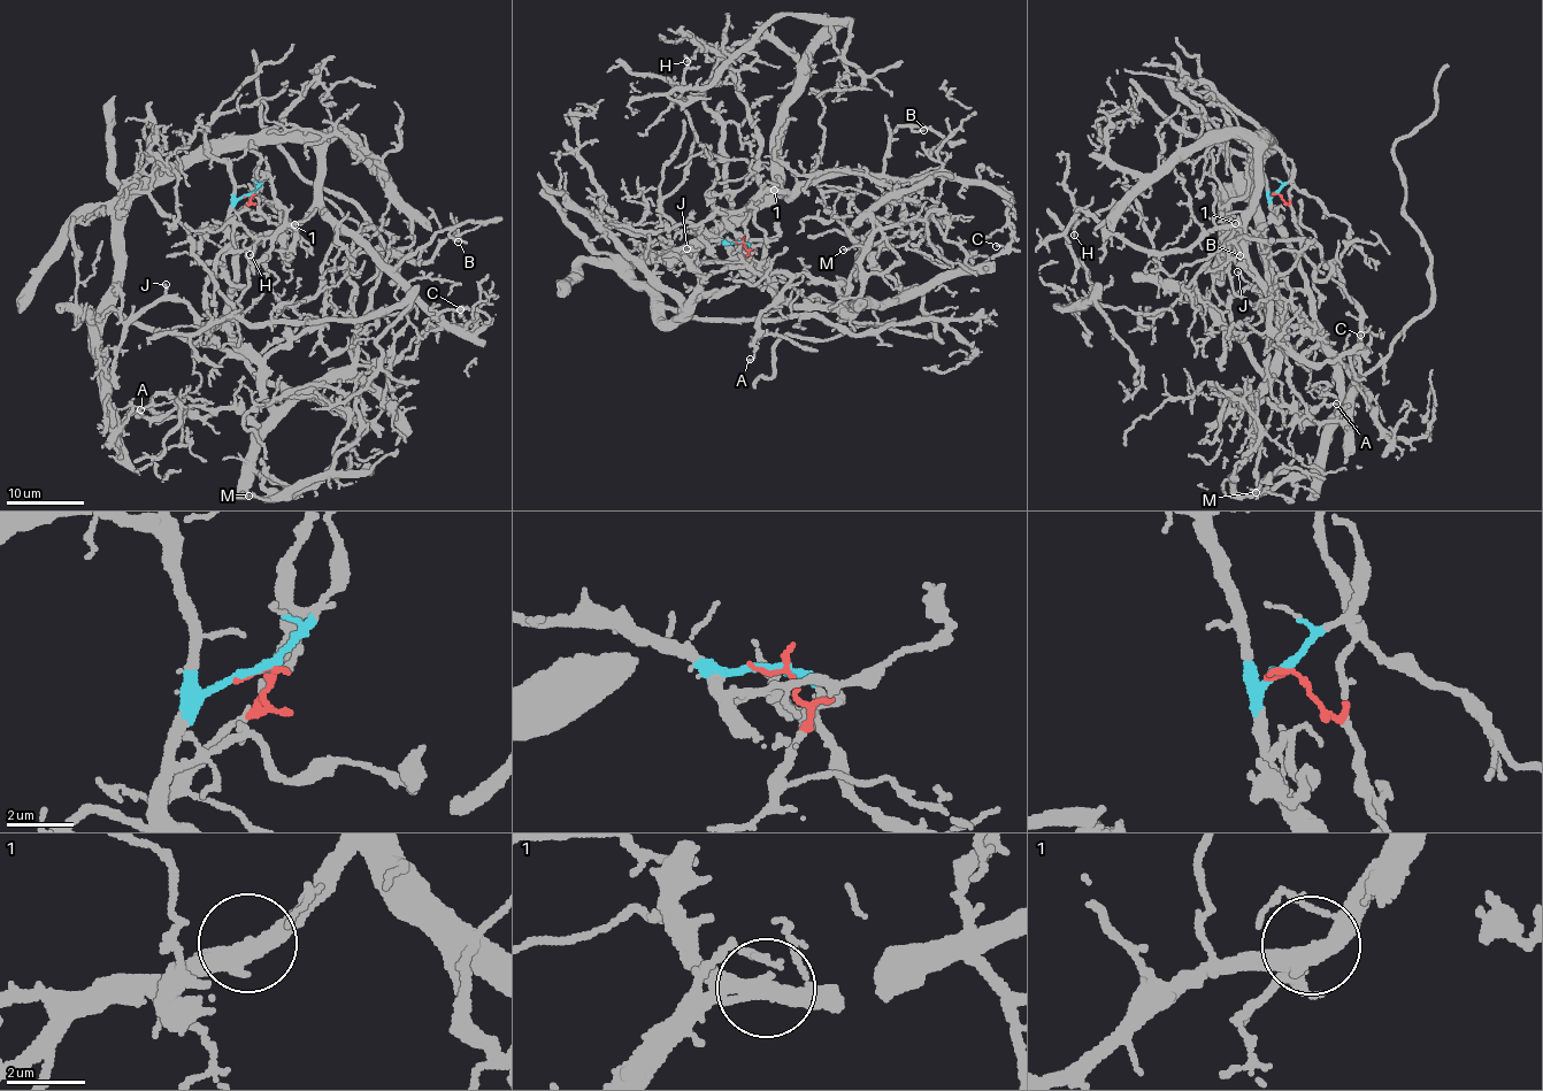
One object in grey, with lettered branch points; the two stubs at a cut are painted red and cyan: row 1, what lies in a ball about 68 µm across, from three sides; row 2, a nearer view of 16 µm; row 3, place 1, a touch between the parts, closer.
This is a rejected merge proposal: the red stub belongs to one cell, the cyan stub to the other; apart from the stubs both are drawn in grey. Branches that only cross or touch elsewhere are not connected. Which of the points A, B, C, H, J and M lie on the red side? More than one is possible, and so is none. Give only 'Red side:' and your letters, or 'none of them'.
Red side: B, H

